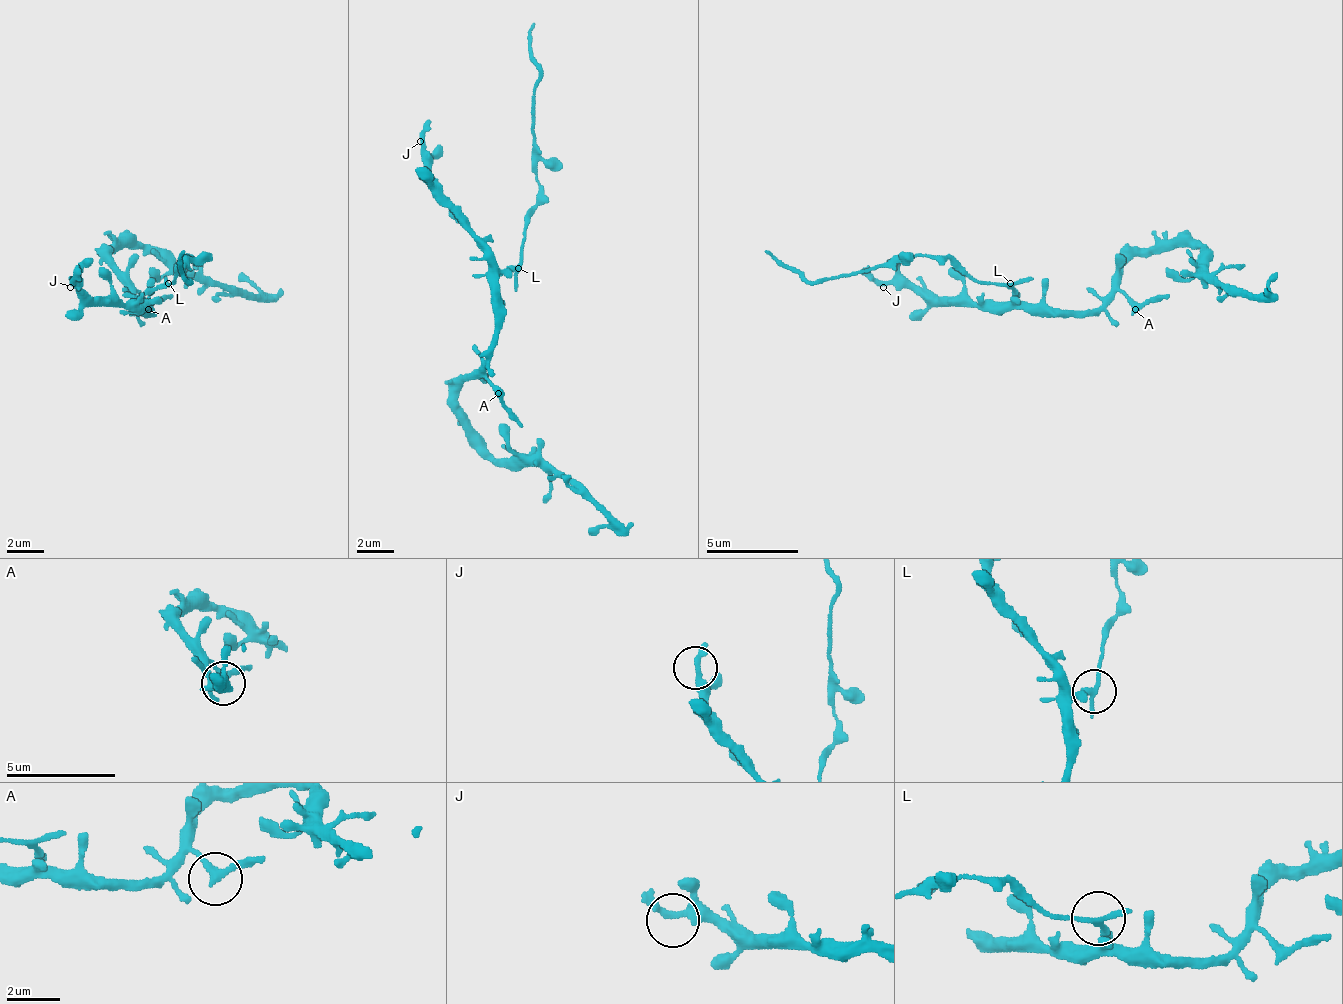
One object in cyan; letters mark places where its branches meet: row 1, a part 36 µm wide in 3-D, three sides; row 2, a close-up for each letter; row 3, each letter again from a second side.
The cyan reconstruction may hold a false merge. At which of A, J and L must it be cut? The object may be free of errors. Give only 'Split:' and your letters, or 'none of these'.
Split: L

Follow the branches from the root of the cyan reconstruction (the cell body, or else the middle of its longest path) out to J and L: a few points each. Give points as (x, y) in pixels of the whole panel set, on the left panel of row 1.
J: (148, 309), (102, 305), (89, 291), (70, 287)
L: (148, 309), (157, 291), (167, 282)

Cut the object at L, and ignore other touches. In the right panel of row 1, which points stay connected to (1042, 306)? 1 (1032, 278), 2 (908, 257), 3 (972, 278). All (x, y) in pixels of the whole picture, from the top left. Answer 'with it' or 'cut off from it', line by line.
1: cut off from it
2: cut off from it
3: cut off from it

